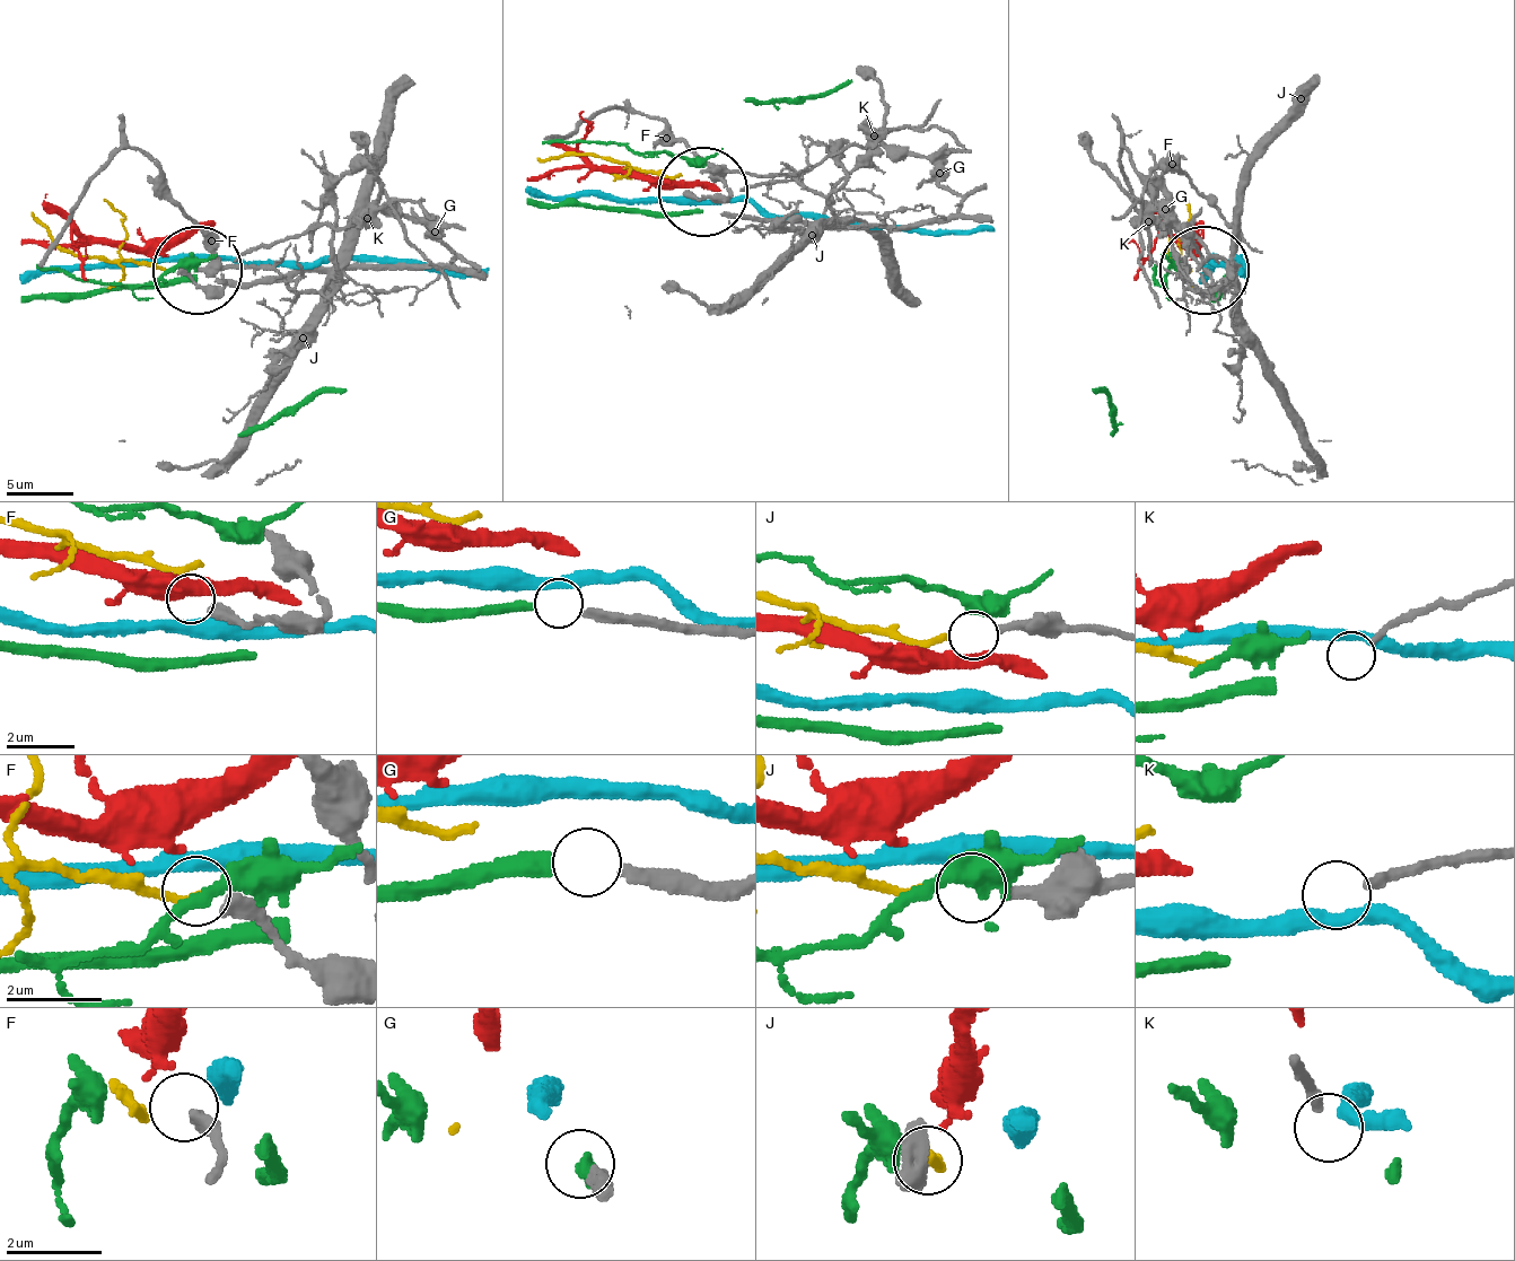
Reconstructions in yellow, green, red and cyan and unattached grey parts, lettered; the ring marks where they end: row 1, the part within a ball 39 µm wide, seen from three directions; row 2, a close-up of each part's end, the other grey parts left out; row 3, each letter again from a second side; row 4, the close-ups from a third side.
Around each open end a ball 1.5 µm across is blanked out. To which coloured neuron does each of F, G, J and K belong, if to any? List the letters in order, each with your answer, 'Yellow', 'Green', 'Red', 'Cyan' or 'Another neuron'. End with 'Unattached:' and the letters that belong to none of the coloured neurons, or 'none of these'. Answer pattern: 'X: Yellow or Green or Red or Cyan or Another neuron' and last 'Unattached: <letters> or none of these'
F: Another neuron
G: Green
J: Yellow
K: Another neuron
Unattached: F, K

